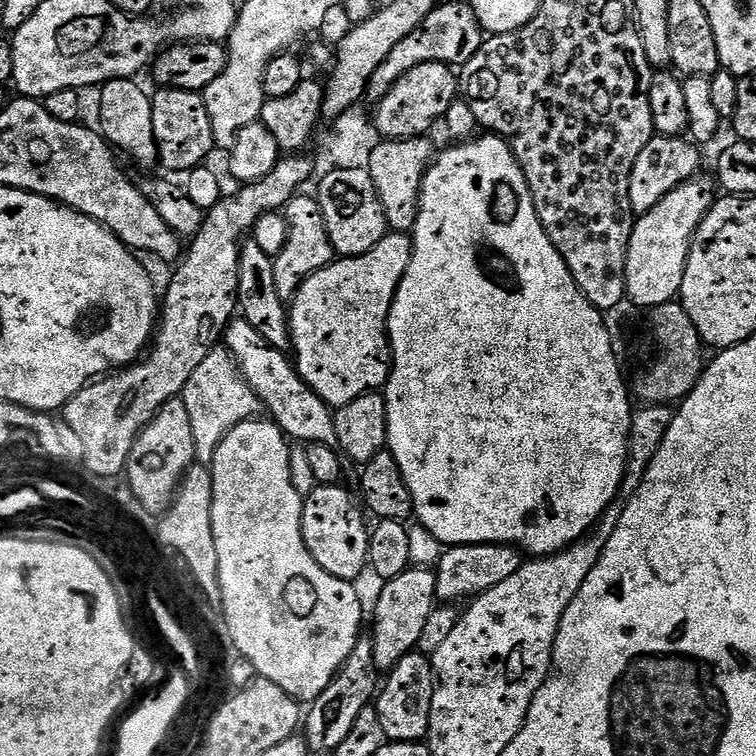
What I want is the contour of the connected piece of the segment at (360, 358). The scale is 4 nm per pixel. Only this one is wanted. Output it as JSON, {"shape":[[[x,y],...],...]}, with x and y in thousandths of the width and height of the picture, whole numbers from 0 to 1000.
{"shape":[[[515,306],[495,325],[478,339],[458,339],[440,343],[426,357],[397,376],[397,382],[384,398],[381,430],[386,438],[385,464],[392,466],[389,480],[409,511],[443,542],[468,532],[485,519],[507,515],[519,489],[519,463],[513,454],[513,417],[524,393],[526,378],[542,352],[545,313],[532,307]]]}

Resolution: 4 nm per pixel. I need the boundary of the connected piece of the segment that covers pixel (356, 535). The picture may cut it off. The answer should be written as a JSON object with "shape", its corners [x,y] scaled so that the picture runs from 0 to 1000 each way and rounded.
{"shape":[[[450,640],[419,643],[409,656],[401,657],[402,673],[399,675],[399,696],[397,700],[399,701],[399,712],[405,717],[405,728],[410,728],[415,743],[421,743],[421,749],[426,749],[426,754],[431,754],[431,759],[442,759],[442,765],[471,770],[487,751],[489,693],[488,689],[481,689],[484,677],[478,663],[470,655],[467,656]]]}

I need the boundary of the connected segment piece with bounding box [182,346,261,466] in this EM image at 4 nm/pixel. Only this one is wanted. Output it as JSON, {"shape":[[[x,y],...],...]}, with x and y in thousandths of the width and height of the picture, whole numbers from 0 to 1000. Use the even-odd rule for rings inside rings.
{"shape":[[[282,458],[276,463],[272,474],[263,480],[257,495],[251,496],[251,503],[246,505],[241,528],[251,548],[251,563],[257,569],[259,608],[270,616],[279,615],[283,595],[298,574],[310,569],[310,563],[315,563],[321,556],[335,554],[333,540],[345,538],[344,528],[325,507],[317,485],[295,458]]]}

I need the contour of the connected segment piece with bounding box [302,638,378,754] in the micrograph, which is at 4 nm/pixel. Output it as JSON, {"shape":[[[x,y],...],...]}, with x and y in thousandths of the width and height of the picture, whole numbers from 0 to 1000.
{"shape":[[[478,844],[472,847],[463,870],[446,886],[444,896],[426,913],[426,918],[415,927],[411,927],[409,939],[405,942],[405,951],[399,958],[399,972],[407,980],[409,991],[414,996],[434,995],[443,996],[444,988],[463,971],[474,944],[479,944],[481,937],[493,930],[500,915],[500,885],[495,876],[495,860],[491,845]]]}

